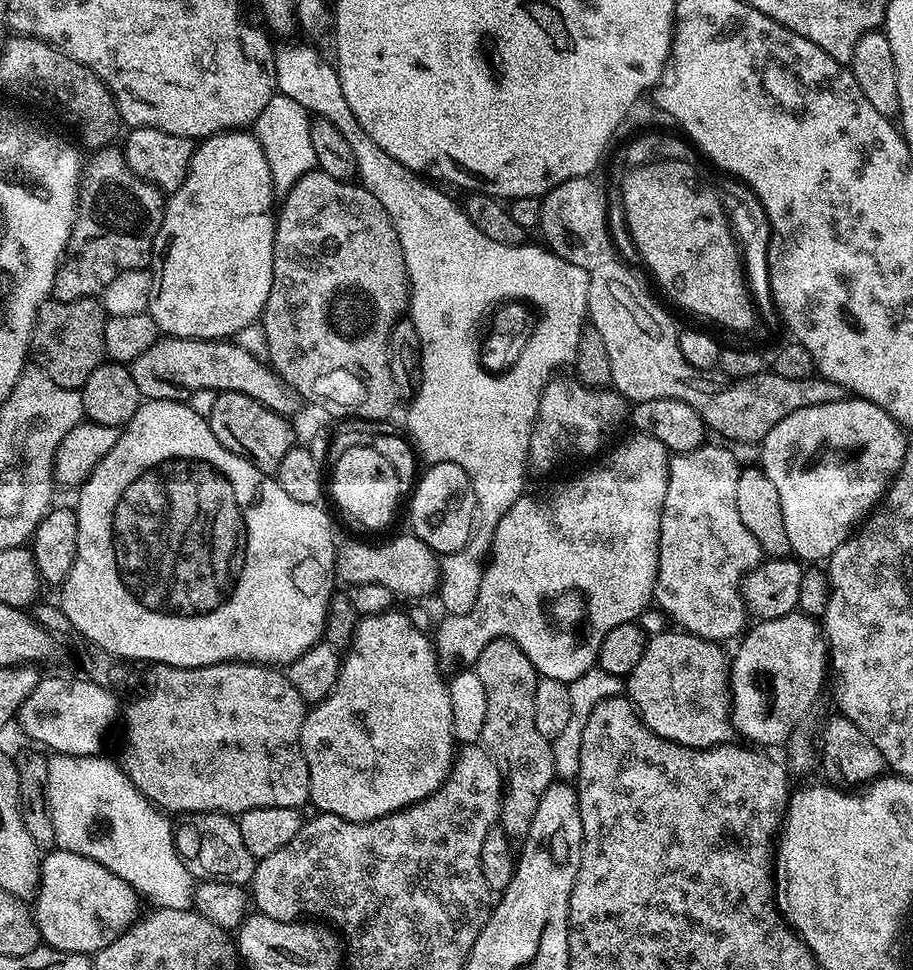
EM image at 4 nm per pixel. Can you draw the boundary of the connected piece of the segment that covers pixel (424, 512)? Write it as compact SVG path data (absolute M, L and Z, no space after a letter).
M442 462L428 464L419 473L412 492L412 505L408 508L408 520L412 523L411 535L417 536L437 554L460 552L468 545L478 524L478 505L474 486L462 470L462 466Z

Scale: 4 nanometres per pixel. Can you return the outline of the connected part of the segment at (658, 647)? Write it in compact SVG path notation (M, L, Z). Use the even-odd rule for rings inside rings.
M662 630L657 636L651 637L646 646L646 650L642 654L642 658L638 658L638 666L634 666L634 670L628 677L626 677L626 695L632 702L632 707L640 714L641 720L644 725L651 730L654 734L658 734L662 738L666 738L675 744L681 744L687 748L712 748L716 744L726 744L733 739L734 729L730 719L732 711L732 694L730 691L730 660L724 652L719 643L702 640L697 636L691 636L690 633L683 630Z

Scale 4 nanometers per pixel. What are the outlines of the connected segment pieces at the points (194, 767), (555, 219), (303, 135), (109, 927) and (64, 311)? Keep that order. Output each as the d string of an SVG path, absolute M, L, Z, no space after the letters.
M229 662L227 664L211 664L210 666L198 666L197 668L175 668L169 664L152 664L149 672L144 676L144 693L136 696L128 704L128 709L123 709L122 724L124 720L124 749L118 755L119 763L124 769L124 773L130 778L130 782L134 782L136 789L149 800L151 804L155 804L161 812L165 814L173 814L172 812L180 812L179 814L191 814L194 812L223 812L224 815L233 818L239 817L241 812L246 810L254 810L258 806L290 806L291 808L303 809L309 803L308 791L310 790L310 774L306 766L306 758L302 754L302 746L300 745L300 735L302 734L302 722L304 721L304 713L306 705L302 694L298 694L298 690L294 690L294 686L290 686L287 675L279 667L269 666L267 664L258 664L255 662Z
M579 176L578 178L570 178L566 182L562 182L558 186L554 186L554 190L550 190L540 201L540 227L538 229L539 239L543 241L549 252L555 254L558 258L562 258L571 264L582 266L588 272L588 315L590 324L596 329L598 334L602 336L603 345L606 346L607 357L610 360L610 374L612 375L611 387L619 392L628 402L650 402L651 400L677 400L678 402L686 402L686 406L694 406L694 410L698 410L698 414L704 419L705 425L709 429L712 428L720 436L725 436L728 440L737 440L740 444L756 444L759 445L766 438L766 434L770 434L770 430L774 430L774 426L778 426L778 422L782 422L782 418L786 418L790 414L794 414L794 410L802 410L806 406L822 406L830 402L838 402L839 400L849 399L850 393L842 386L838 386L838 382L830 382L823 378L809 378L806 380L791 380L790 378L782 378L777 372L765 370L759 372L757 376L750 378L742 378L741 380L729 380L721 378L712 372L703 372L694 366L690 366L690 362L686 362L686 358L682 358L682 350L678 346L678 338L680 332L674 325L660 324L660 308L656 305L656 300L640 285L640 280L627 268L624 264L619 264L612 252L612 236L608 233L608 200L604 197L604 192L595 184L595 179L587 176Z
M274 94L270 102L266 102L266 110L258 114L254 135L266 154L266 162L272 175L272 186L277 193L288 192L292 184L298 182L298 178L316 168L314 145L310 142L312 122L313 117L302 106L298 106L294 98L286 98L279 94Z
M52 850L40 861L40 886L34 897L34 913L40 939L47 947L63 952L100 952L110 946L110 942L114 942L114 938L122 935L131 924L136 923L141 911L140 904L141 897L122 878L118 878L118 874L106 870L106 866L90 858L82 858L82 854Z
M55 298L44 301L36 315L36 325L32 328L30 356L36 365L58 386L81 389L86 378L94 374L98 365L105 363L104 322L106 311L99 299L62 302Z

